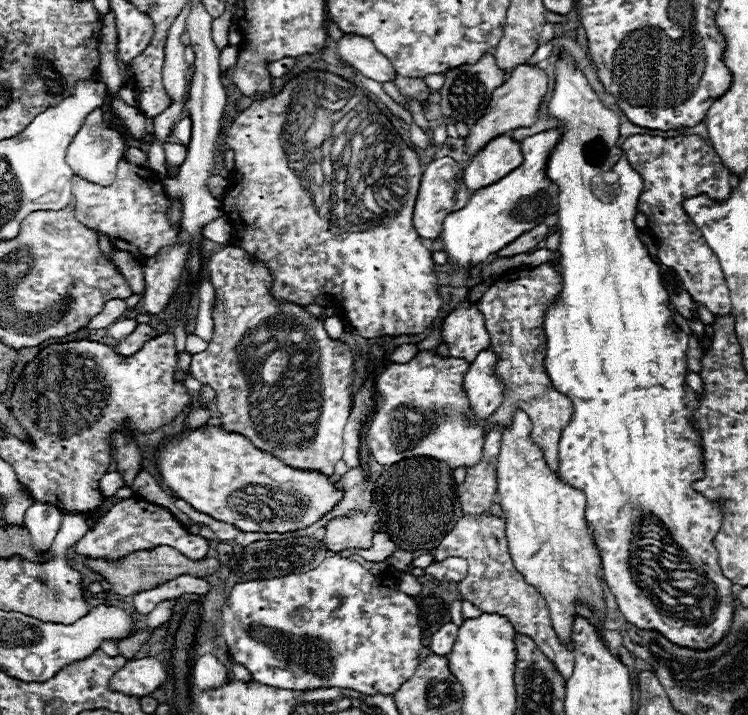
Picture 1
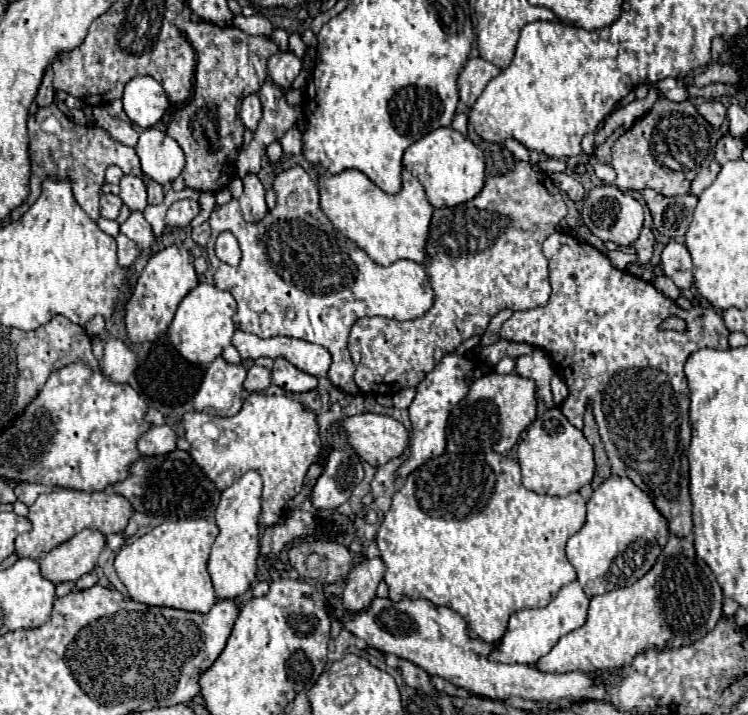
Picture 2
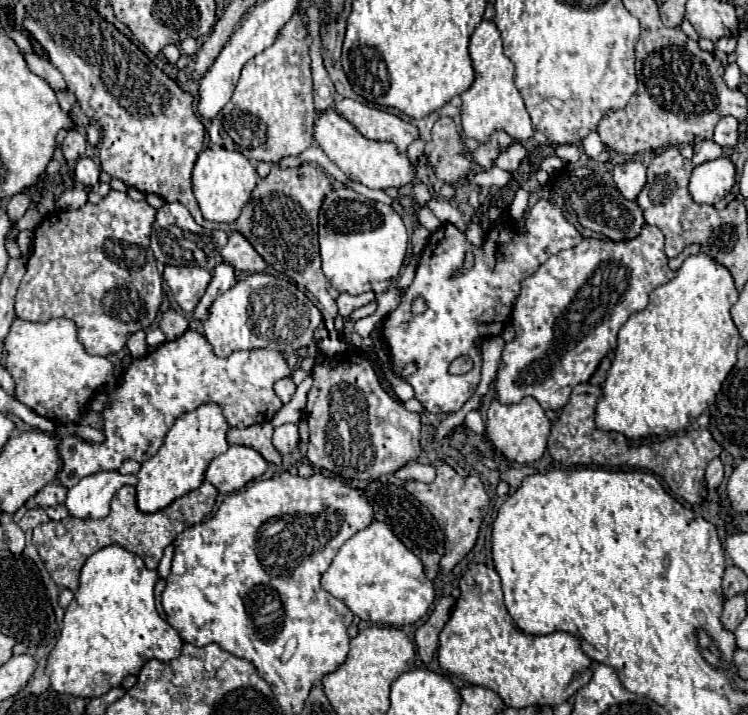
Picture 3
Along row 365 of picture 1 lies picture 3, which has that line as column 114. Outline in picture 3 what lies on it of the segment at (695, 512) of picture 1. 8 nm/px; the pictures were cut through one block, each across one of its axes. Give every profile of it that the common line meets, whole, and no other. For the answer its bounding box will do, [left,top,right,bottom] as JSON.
[46,544,184,698]

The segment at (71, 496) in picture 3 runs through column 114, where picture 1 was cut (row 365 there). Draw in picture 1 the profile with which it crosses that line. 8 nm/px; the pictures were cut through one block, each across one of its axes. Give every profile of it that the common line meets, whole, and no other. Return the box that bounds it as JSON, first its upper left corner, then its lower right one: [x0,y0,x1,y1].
[462,350,502,420]

